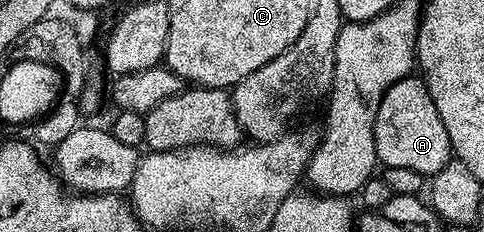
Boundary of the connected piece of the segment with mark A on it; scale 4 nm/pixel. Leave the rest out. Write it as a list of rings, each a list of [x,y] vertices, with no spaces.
[[[407,75],[385,90],[377,109],[375,144],[376,158],[383,168],[401,166],[425,178],[437,175],[453,159],[449,130],[433,106],[426,82],[418,75]]]

